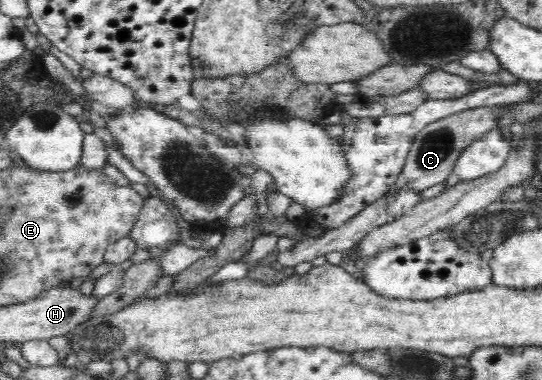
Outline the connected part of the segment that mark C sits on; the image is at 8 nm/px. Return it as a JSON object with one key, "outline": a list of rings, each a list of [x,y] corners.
{"outline":[[[496,106],[476,108],[460,112],[444,119],[430,123],[416,137],[411,145],[405,166],[400,172],[395,185],[400,187],[407,183],[407,187],[416,191],[424,190],[444,181],[446,175],[452,173],[459,153],[470,142],[480,138],[484,131],[494,128]]]}

